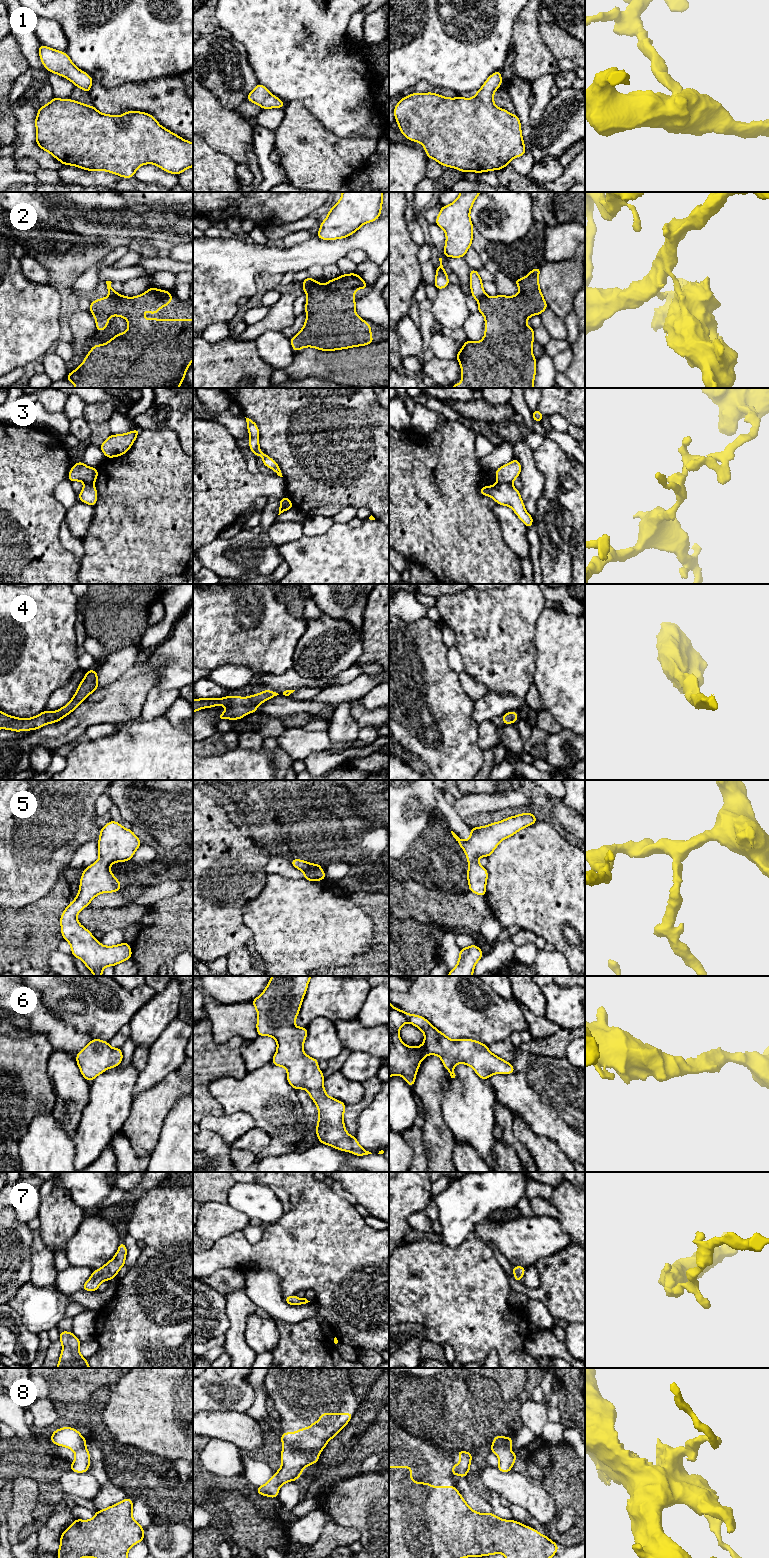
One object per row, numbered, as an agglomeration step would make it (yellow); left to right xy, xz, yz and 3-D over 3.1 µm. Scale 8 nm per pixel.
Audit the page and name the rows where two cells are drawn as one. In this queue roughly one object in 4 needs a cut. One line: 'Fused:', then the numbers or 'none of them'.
Fused: 2, 3, 8

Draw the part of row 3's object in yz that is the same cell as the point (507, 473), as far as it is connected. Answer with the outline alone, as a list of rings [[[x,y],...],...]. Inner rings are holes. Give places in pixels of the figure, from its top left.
[[[514,459],[510,463],[502,465],[495,471],[497,483],[510,483],[519,477],[521,473],[521,463]]]

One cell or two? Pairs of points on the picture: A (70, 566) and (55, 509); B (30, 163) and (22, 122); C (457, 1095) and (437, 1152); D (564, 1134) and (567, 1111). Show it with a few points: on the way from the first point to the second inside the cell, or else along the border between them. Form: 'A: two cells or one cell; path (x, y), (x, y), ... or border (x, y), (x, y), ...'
A: one cell; path (56, 552), (51, 547), (51, 523)
B: two cells; border (16, 159), (31, 157), (40, 166)
C: two cells; border (441, 1101), (443, 1119), (455, 1139)
D: one cell; path (567, 1128), (567, 1117)

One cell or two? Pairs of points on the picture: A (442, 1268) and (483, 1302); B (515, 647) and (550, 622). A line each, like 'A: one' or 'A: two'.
A: one
B: two

